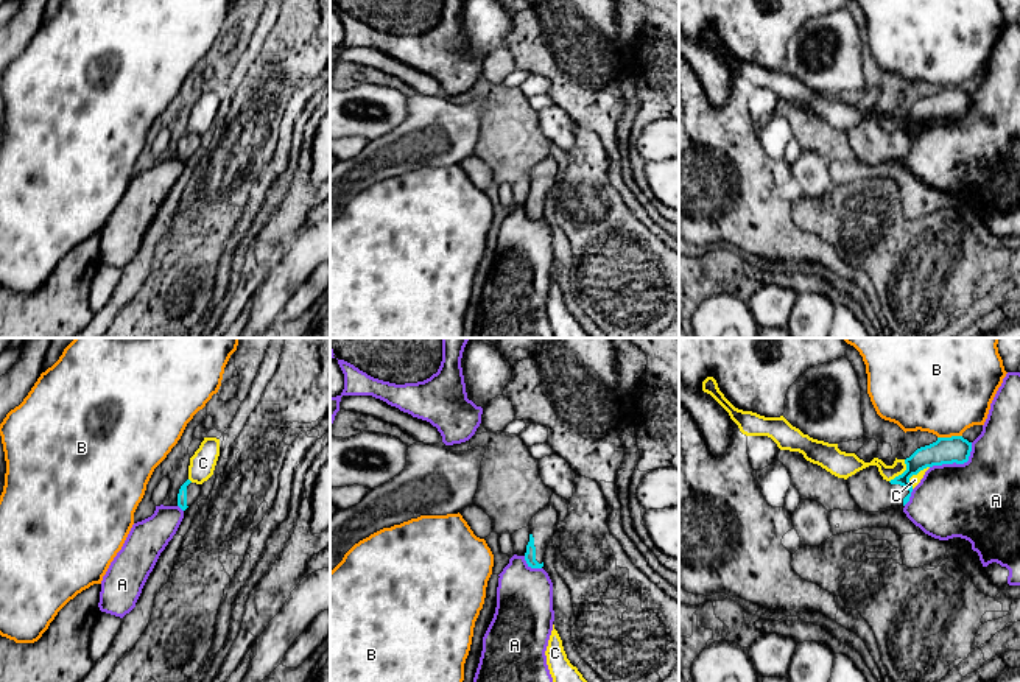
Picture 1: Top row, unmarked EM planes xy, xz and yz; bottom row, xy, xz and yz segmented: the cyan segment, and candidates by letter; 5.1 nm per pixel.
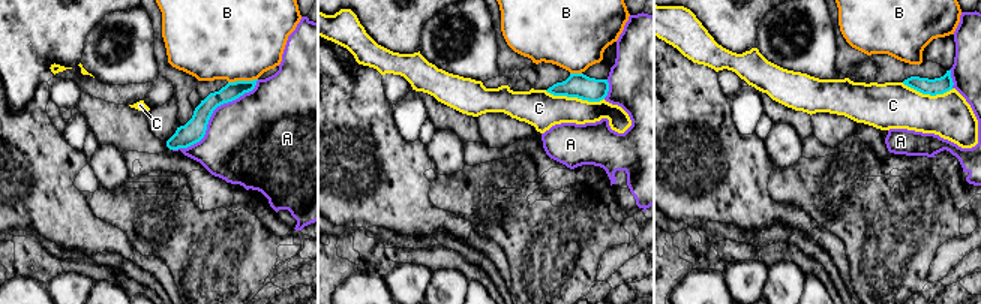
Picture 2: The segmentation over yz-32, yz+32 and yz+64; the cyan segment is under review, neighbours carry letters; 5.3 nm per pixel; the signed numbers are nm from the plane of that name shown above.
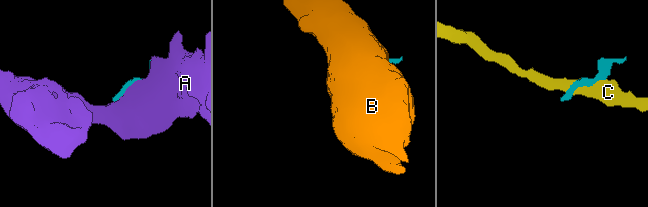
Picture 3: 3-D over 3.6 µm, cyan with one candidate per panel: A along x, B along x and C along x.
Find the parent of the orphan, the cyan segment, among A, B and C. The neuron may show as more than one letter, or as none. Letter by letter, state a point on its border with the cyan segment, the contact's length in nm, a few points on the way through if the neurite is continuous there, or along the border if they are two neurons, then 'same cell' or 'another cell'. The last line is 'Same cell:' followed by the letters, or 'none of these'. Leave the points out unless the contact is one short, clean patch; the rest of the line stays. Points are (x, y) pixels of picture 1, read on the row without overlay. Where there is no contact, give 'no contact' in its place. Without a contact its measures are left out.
A: yz (956, 114) | 260 nm | another cell
B: yz (949, 89) | 130 nm | along yz (961, 86), (938, 89) | another cell
C: yz (914, 125) | 150 nm | another cell
Same cell: none of these

